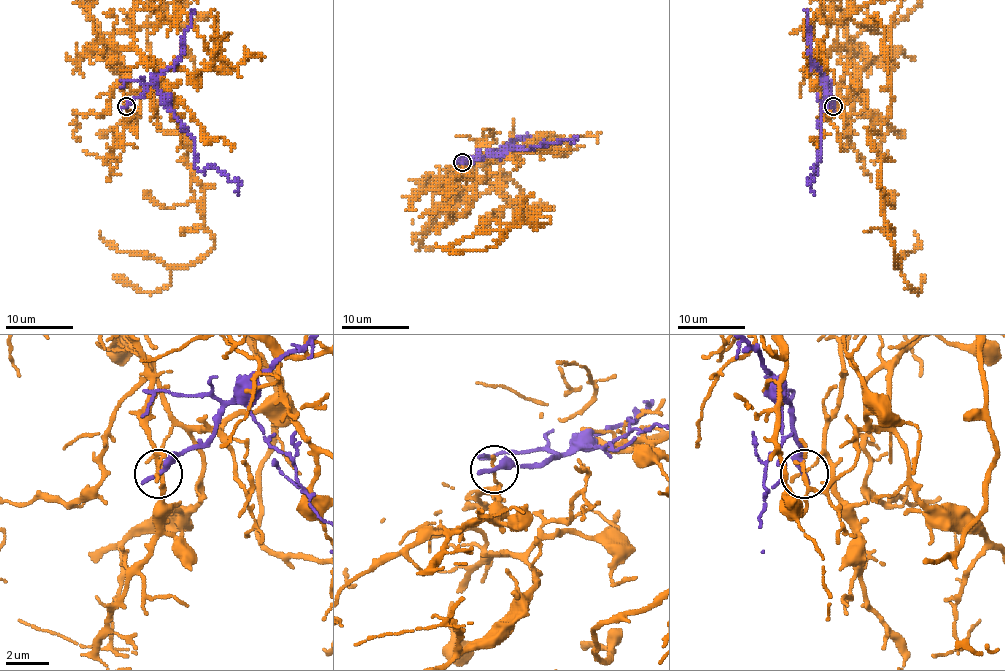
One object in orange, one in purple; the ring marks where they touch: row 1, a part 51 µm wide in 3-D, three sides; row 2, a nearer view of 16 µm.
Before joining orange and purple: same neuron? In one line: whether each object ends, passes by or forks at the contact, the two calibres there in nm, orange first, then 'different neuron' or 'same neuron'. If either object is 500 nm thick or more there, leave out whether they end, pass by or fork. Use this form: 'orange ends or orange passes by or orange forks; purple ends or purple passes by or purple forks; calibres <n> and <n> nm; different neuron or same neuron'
orange ends; purple ends; calibres 150 and 360 nm; different neuron

